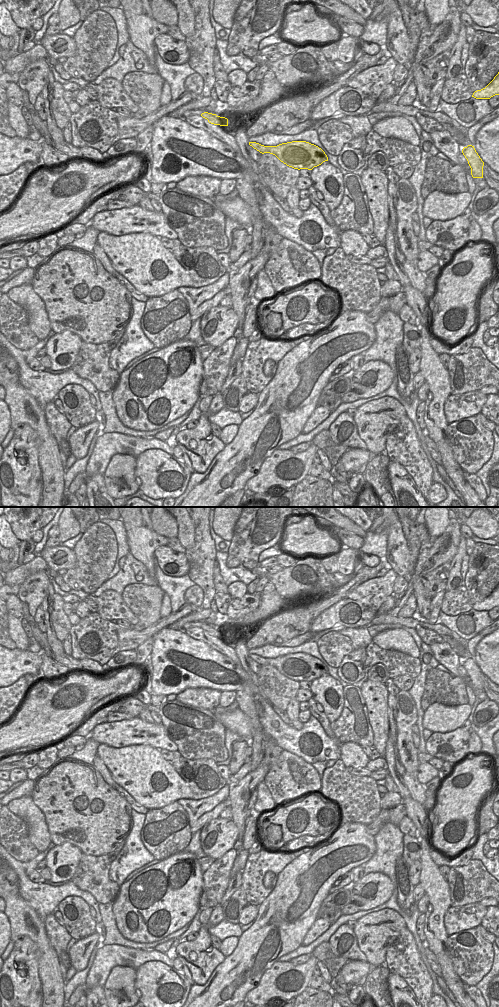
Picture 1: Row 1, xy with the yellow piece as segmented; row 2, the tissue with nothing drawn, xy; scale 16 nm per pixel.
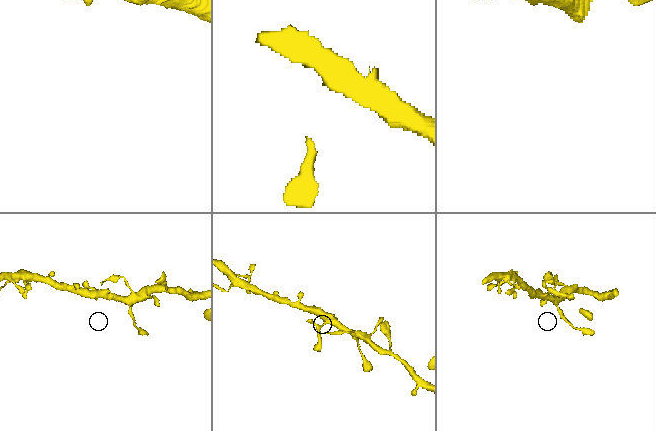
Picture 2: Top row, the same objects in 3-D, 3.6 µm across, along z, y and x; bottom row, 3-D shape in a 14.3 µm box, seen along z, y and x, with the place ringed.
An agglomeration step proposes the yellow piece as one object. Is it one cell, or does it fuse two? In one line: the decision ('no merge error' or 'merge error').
no merge error

